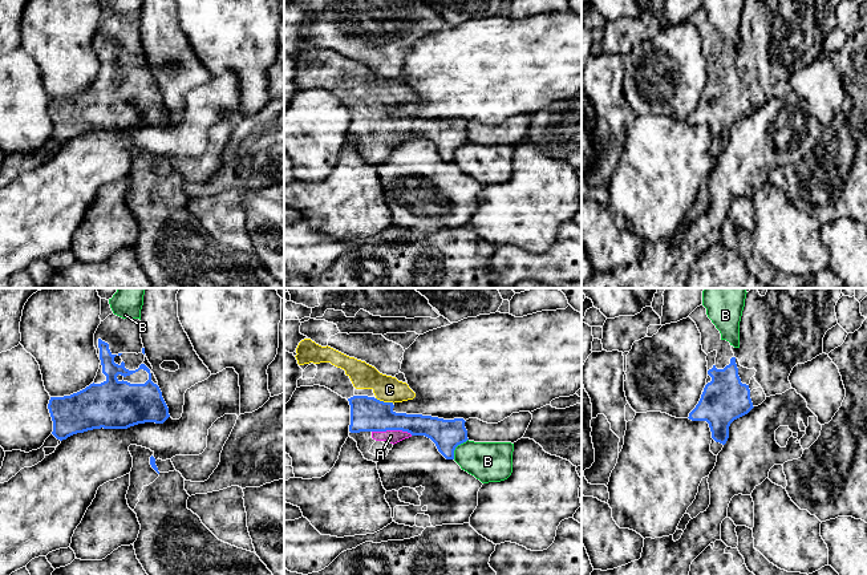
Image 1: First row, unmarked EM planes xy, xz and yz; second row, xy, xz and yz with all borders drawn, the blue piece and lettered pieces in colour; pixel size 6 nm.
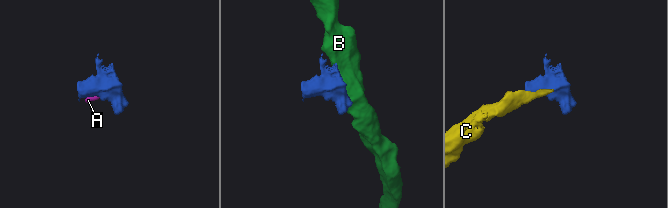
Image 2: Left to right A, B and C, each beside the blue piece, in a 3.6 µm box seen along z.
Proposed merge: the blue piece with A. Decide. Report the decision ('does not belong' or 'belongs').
belongs

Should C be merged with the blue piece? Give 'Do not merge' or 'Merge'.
Merge

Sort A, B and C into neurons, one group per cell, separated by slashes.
A C / B

